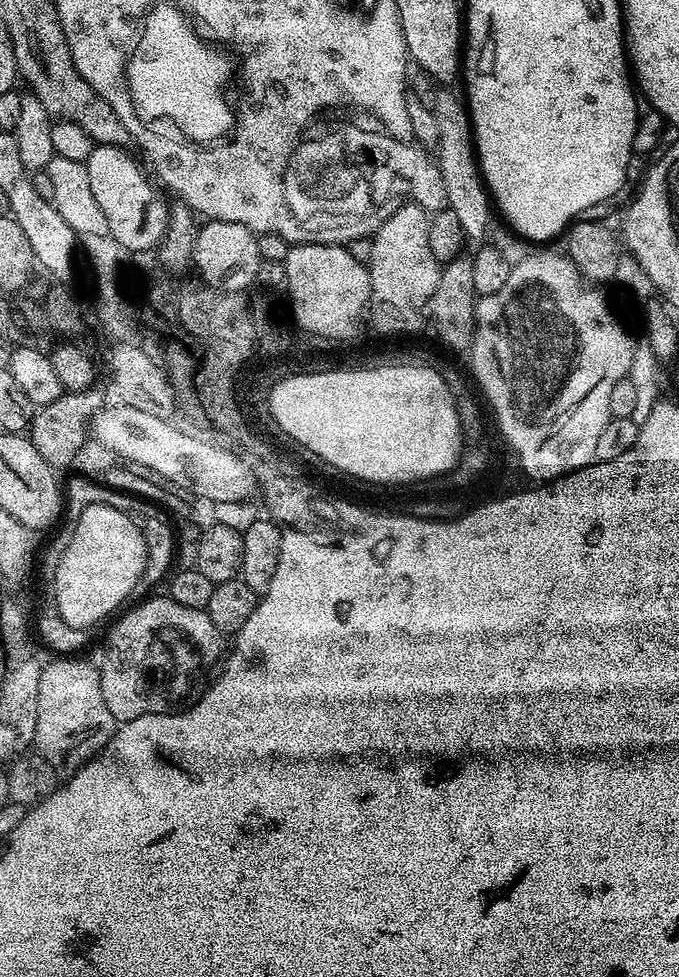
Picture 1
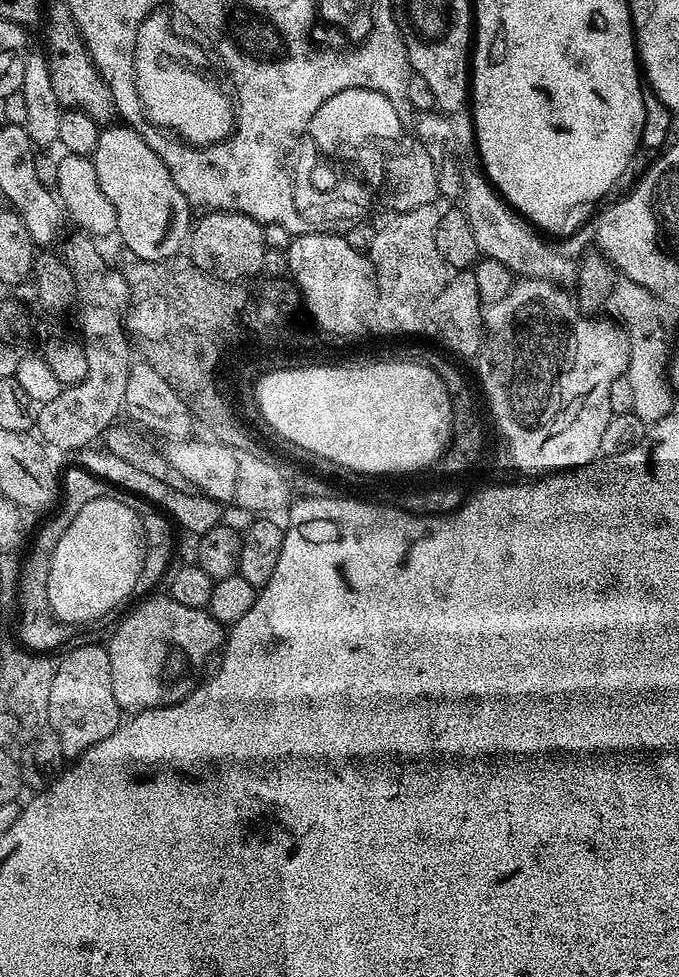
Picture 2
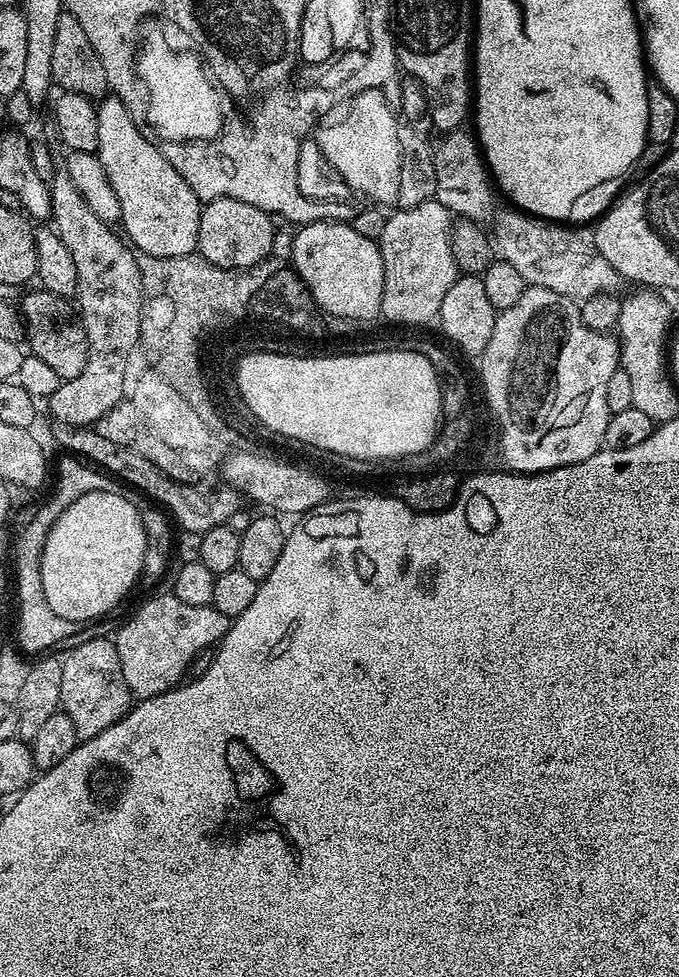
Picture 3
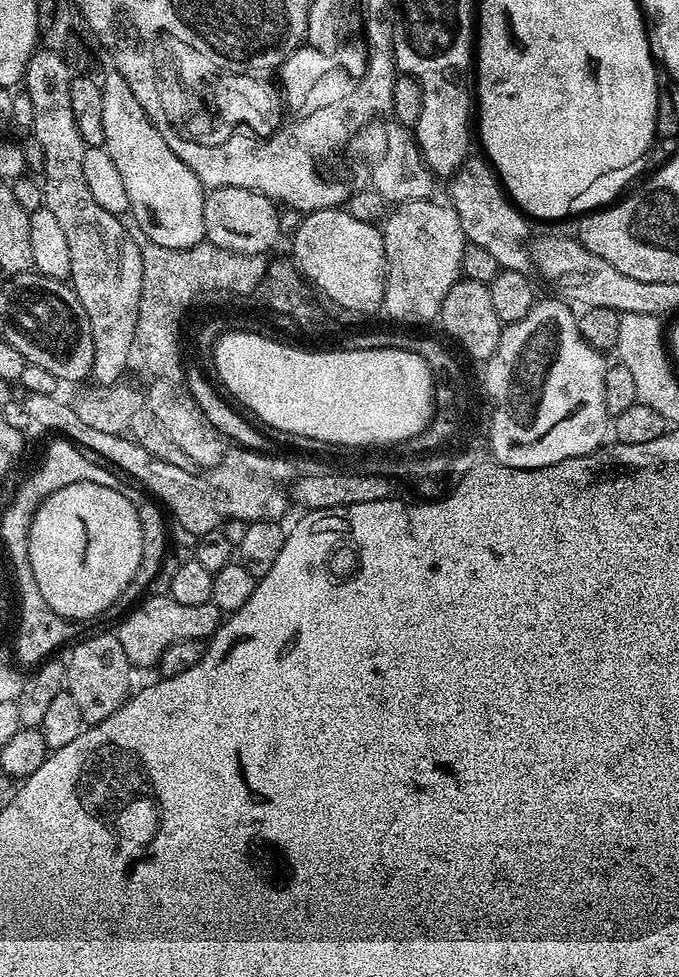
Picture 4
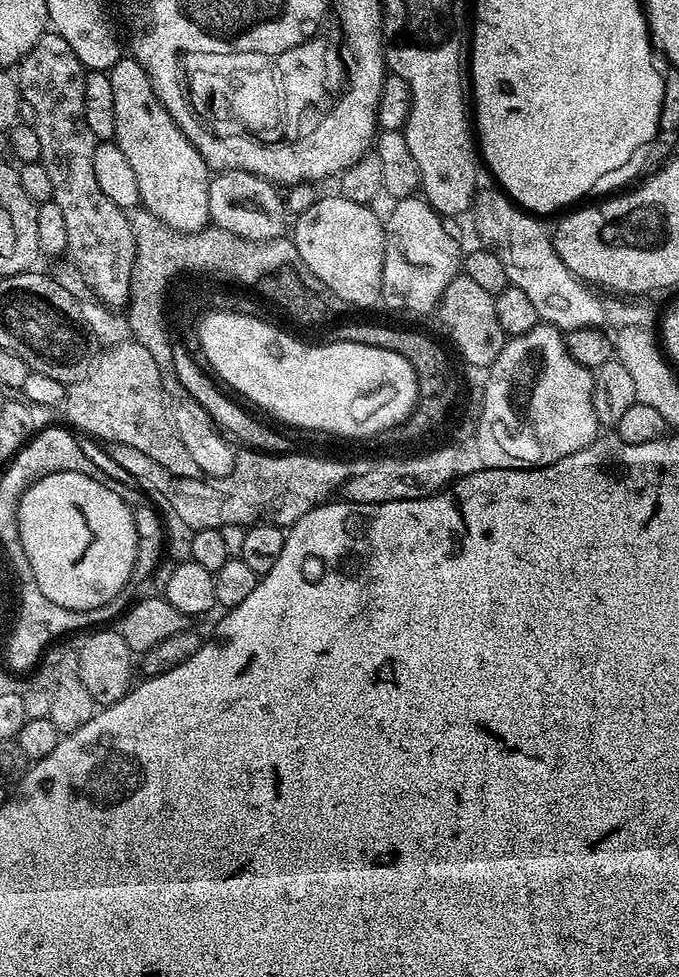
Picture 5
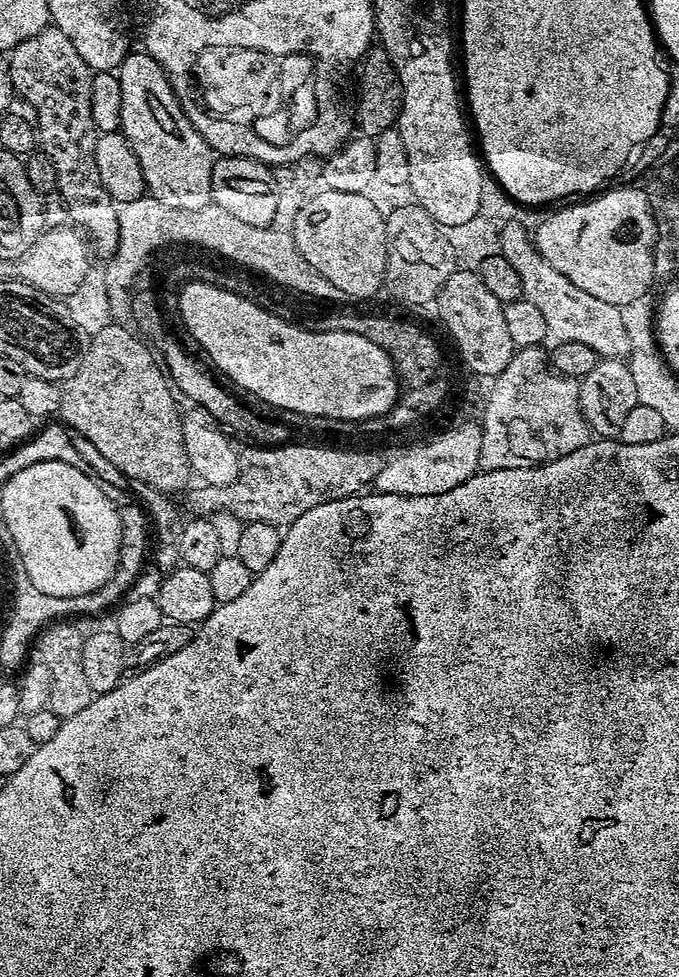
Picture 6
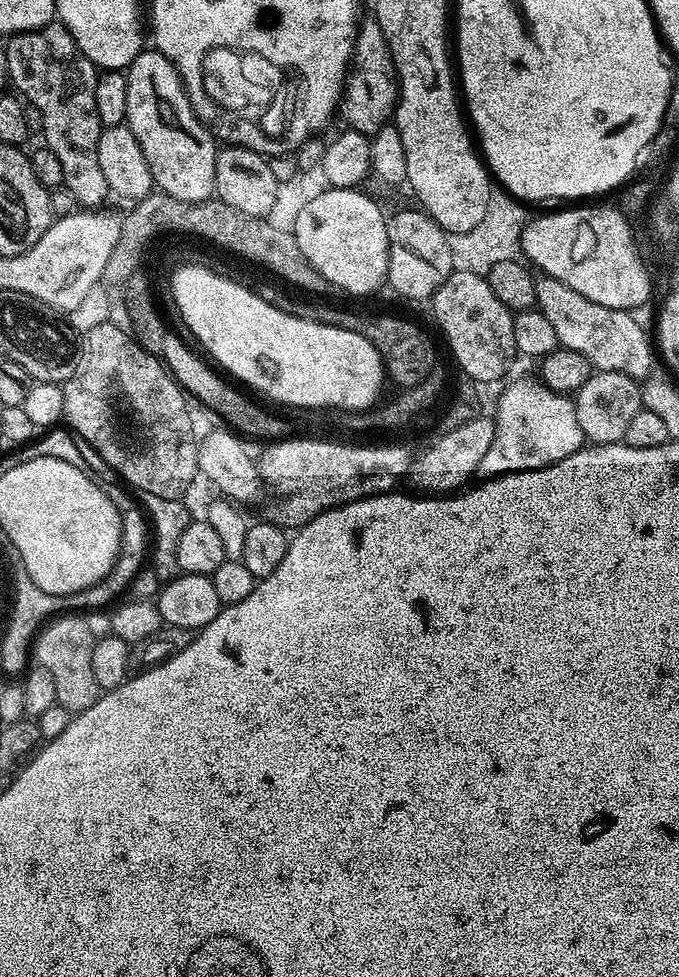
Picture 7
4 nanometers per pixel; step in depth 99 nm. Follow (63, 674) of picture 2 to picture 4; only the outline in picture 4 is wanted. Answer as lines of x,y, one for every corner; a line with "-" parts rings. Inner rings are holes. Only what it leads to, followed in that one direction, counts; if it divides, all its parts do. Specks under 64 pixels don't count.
111,631
100,632
97,636
86,636
71,645
72,653
66,659
66,690
82,712
85,725
91,726
110,718
110,714
117,712
128,699
134,688
134,665
126,658
122,642
118,642
118,638

